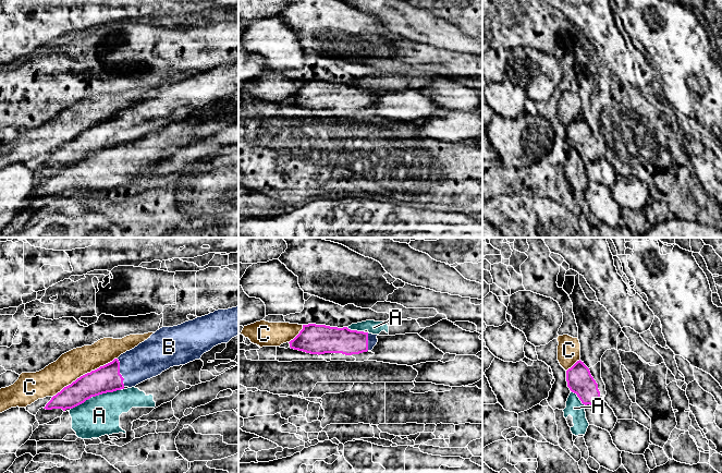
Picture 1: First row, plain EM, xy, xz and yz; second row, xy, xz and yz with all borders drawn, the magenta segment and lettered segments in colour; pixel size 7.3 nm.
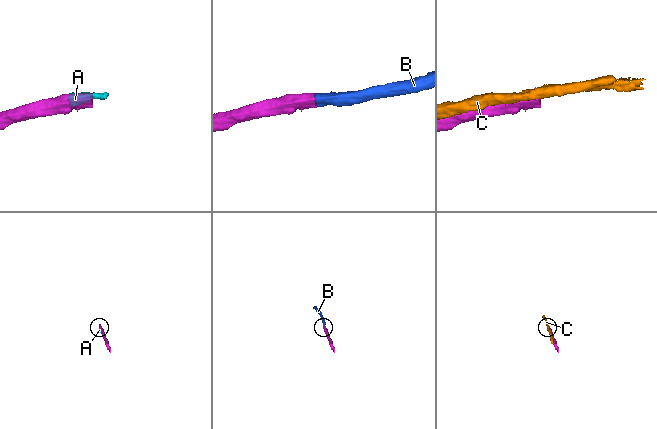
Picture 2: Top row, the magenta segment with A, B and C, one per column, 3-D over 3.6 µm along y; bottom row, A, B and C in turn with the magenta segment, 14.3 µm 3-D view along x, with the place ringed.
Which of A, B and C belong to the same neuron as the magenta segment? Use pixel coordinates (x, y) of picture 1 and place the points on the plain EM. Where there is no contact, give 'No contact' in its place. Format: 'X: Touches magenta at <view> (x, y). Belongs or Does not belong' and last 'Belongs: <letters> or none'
A: Touches magenta at xy (107, 147). Does not belong
B: Touches magenta at xy (119, 129). Belongs
C: Touches magenta at xy (85, 130). Does not belong
Belongs: B

